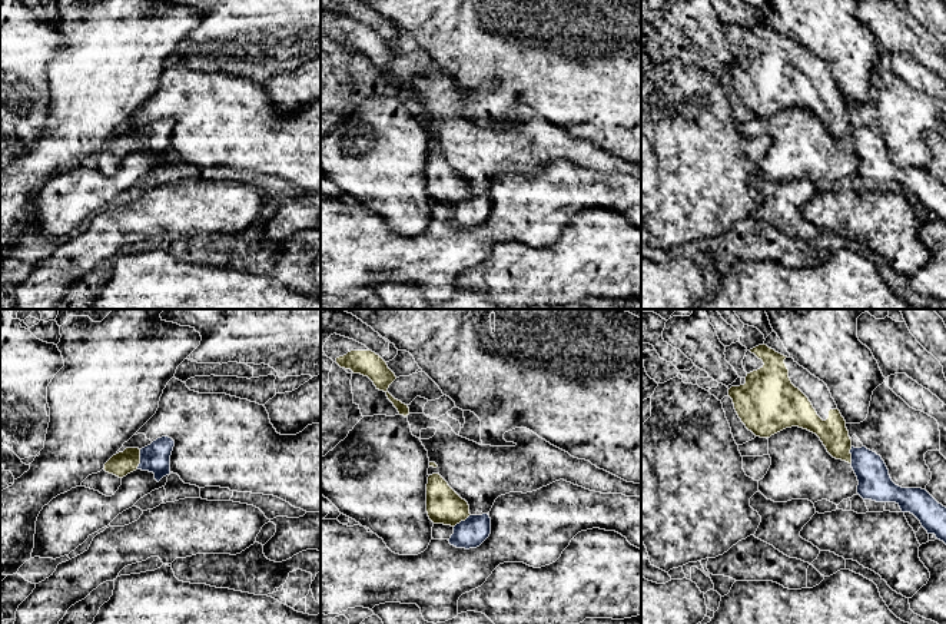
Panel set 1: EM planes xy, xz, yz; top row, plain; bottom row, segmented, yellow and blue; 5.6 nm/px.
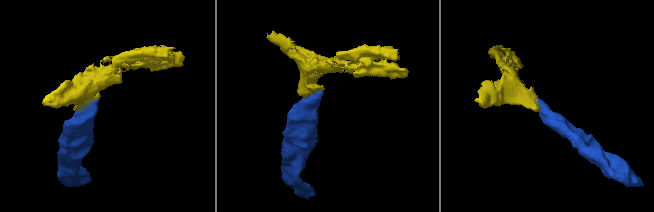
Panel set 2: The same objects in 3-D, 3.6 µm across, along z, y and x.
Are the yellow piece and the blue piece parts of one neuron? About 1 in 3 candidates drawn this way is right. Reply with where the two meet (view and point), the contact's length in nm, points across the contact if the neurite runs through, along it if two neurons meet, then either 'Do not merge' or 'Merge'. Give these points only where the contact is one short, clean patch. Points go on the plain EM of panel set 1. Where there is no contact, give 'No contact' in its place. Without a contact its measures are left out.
Touches yellow at xy (139, 139). Shared border 110 nm. Path across: xy (128, 140), (139, 139), (155, 138). Merge

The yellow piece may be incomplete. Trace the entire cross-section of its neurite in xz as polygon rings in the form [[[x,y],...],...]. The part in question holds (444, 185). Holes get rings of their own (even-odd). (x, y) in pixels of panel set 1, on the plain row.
[[[439,153],[428,156],[426,192],[434,203],[454,208],[448,220],[457,228],[477,228],[491,213],[489,195],[471,195],[468,182]]]

